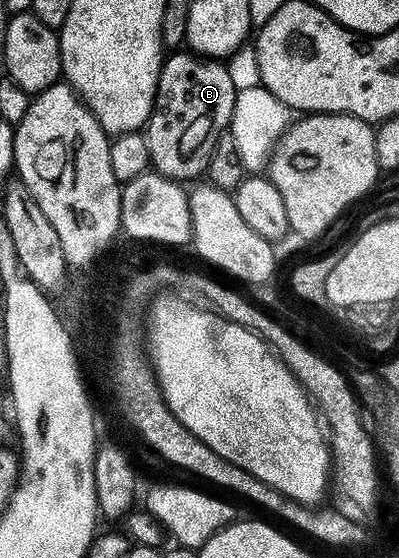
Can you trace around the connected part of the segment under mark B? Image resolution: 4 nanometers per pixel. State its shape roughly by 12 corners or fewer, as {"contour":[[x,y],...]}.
{"contour":[[227,62],[160,65],[142,131],[151,170],[181,185],[231,128]]}

